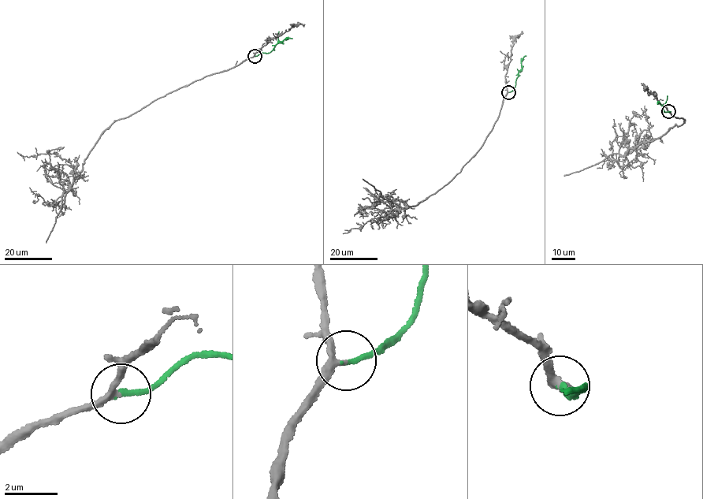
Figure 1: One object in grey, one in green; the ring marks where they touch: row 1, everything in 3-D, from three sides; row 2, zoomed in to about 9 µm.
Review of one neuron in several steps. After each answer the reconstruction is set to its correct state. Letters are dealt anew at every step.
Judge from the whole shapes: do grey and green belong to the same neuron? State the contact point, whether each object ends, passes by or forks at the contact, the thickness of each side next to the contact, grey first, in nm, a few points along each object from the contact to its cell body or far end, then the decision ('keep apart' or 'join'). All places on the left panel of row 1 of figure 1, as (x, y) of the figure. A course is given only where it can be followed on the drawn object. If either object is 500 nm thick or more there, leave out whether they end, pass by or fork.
at (254, 56); grey passes by; green ends there; 220 nm thick on the grey side, 180 nm on the other; grey runs (254, 56), (115, 120), (91, 148), (62, 206), (48, 204), (39, 195), (35, 200); green runs (254, 56), (268, 53), (277, 43), (292, 38); join

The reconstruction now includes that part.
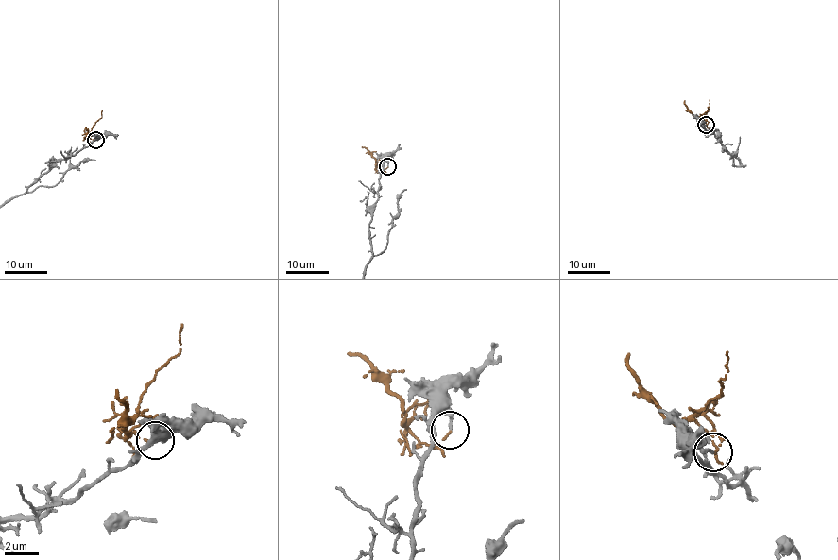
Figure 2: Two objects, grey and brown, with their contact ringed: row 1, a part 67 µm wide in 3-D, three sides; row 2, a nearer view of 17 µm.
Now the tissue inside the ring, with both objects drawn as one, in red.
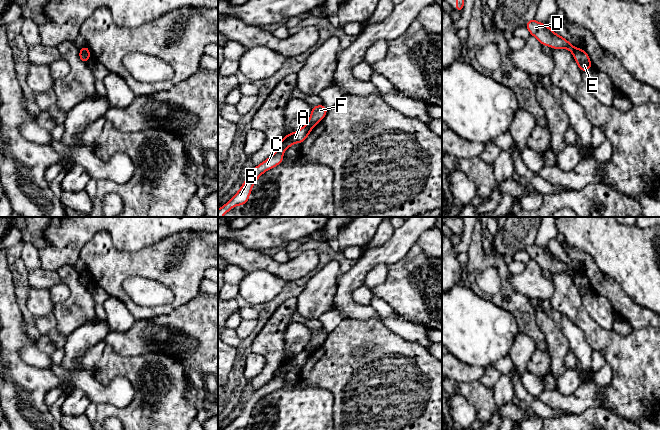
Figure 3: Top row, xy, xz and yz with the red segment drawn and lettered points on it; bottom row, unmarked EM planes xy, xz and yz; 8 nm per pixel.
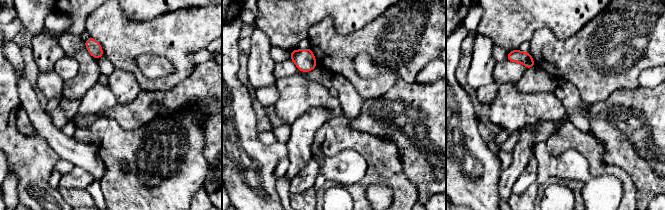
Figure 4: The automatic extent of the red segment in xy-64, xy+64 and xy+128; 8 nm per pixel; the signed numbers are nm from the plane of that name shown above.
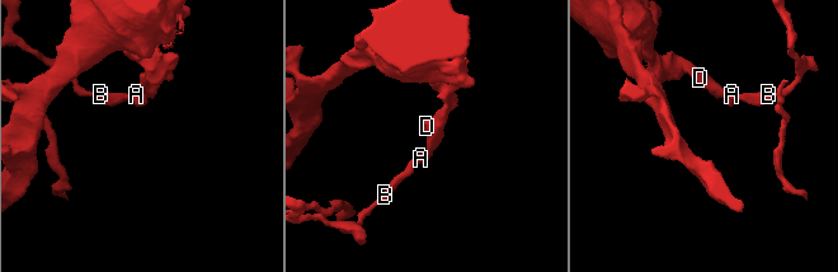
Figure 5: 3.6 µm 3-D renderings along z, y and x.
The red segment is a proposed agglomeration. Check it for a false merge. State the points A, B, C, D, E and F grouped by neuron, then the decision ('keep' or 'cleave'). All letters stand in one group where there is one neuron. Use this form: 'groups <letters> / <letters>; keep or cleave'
groups A B C E / D F; cleave

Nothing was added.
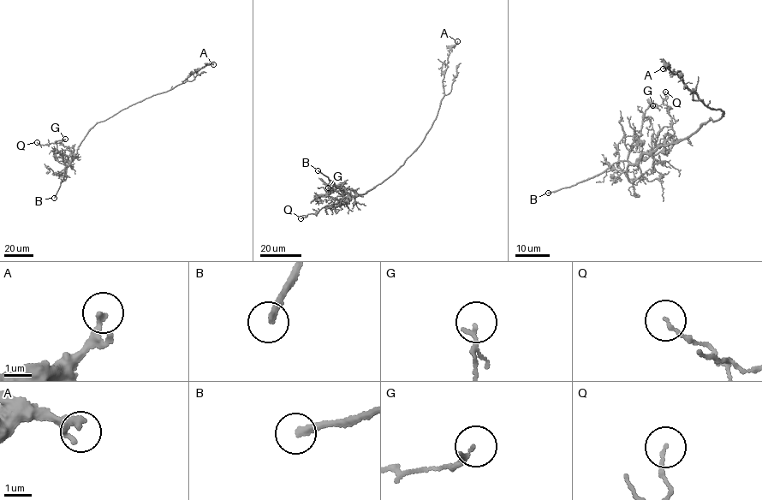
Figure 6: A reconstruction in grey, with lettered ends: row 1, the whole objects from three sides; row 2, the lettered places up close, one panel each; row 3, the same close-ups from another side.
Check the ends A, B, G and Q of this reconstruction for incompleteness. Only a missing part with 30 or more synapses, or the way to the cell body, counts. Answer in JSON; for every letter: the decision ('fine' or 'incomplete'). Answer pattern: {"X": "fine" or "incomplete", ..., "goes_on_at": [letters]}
{"A": "fine", "B": "incomplete", "G": "fine", "Q": "fine", "goes_on_at": ["B"]}

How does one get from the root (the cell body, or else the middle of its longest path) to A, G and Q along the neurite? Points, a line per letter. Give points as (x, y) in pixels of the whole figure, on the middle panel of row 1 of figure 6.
A: (395, 173), (419, 146), (435, 119), (444, 94), (442, 83), (449, 52), (457, 41)
G: (395, 173), (364, 194), (357, 193), (351, 188), (344, 191), (337, 187), (319, 195), (328, 193), (328, 187)
Q: (395, 173), (366, 193), (358, 194), (350, 189), (348, 201), (325, 205), (318, 213), (300, 218)

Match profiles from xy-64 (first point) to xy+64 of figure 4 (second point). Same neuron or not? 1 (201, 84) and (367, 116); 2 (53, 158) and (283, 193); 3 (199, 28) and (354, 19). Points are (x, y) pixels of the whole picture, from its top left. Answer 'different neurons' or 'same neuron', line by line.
1: same neuron
2: different neurons
3: different neurons

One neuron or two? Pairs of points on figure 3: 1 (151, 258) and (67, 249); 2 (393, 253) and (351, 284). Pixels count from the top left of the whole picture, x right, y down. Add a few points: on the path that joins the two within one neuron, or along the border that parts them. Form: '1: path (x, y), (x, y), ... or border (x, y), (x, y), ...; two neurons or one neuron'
1: border (96, 233), (82, 248), (79, 257); two neurons
2: path (382, 254), (376, 255), (358, 273); one neuron

